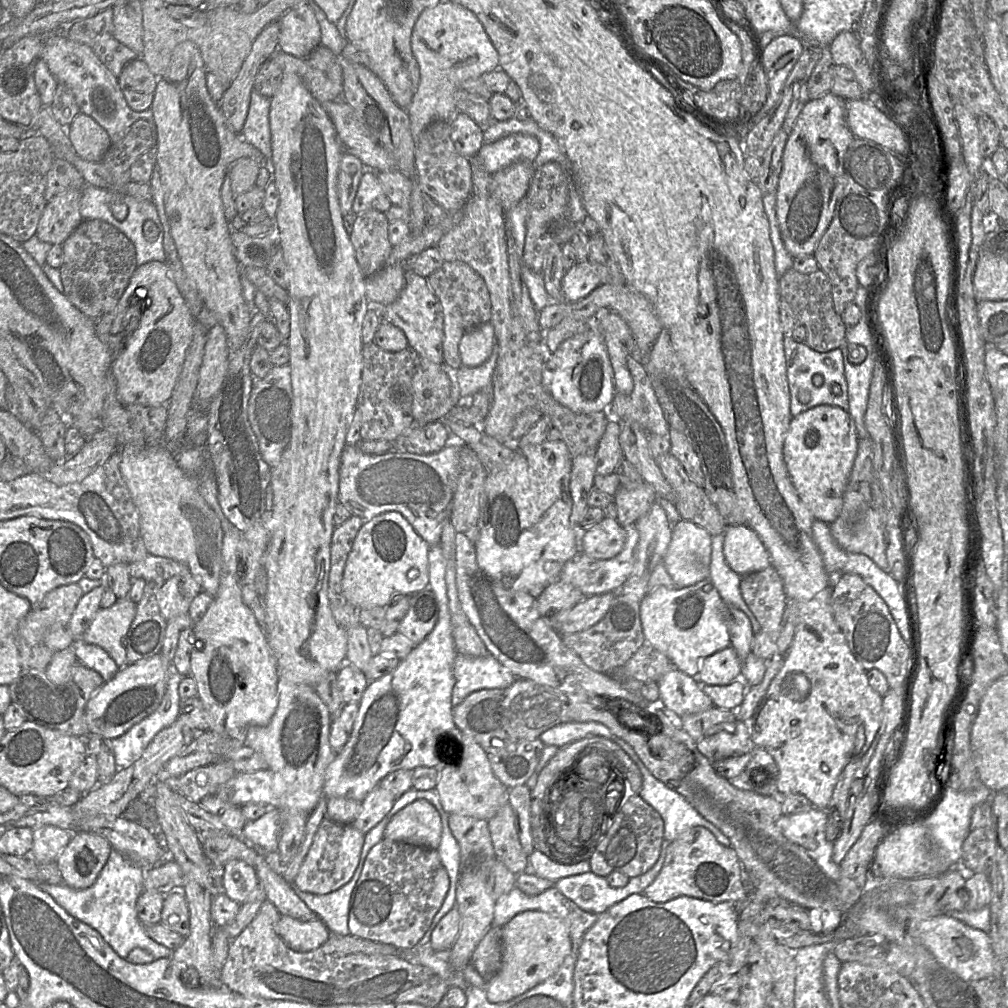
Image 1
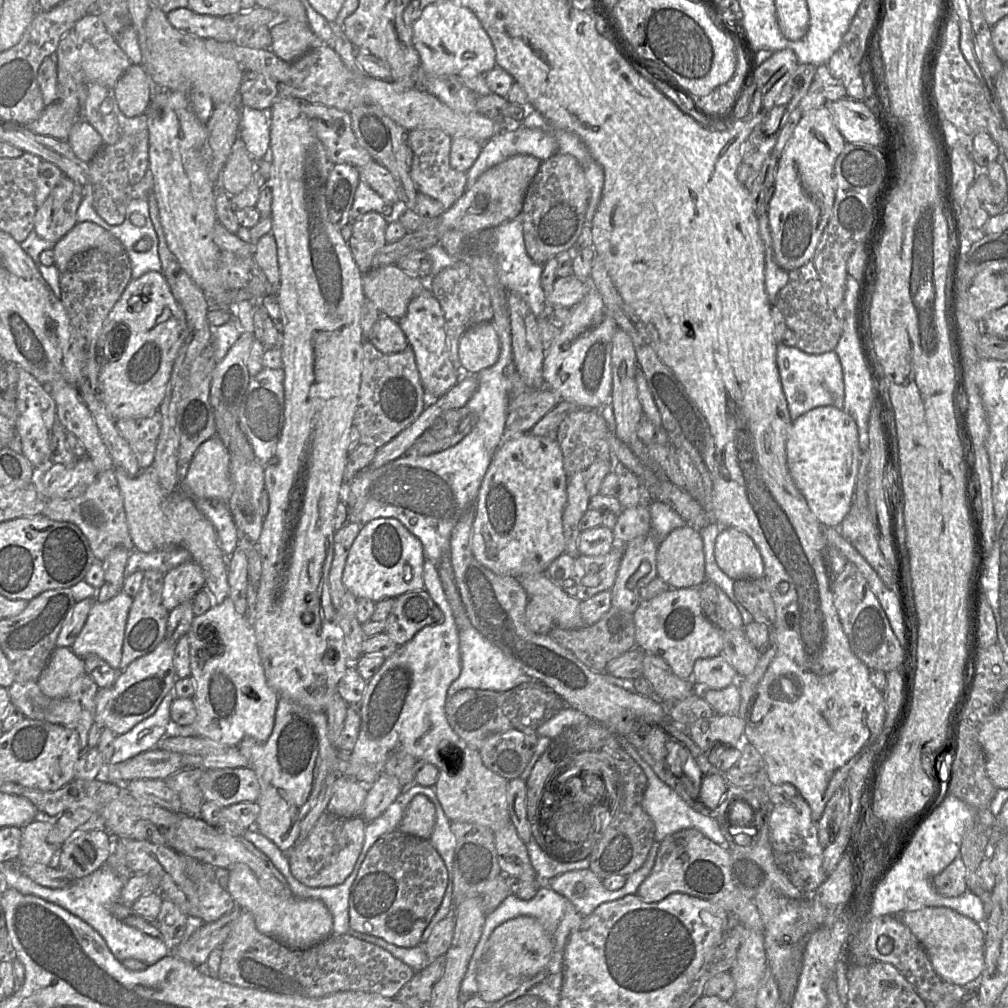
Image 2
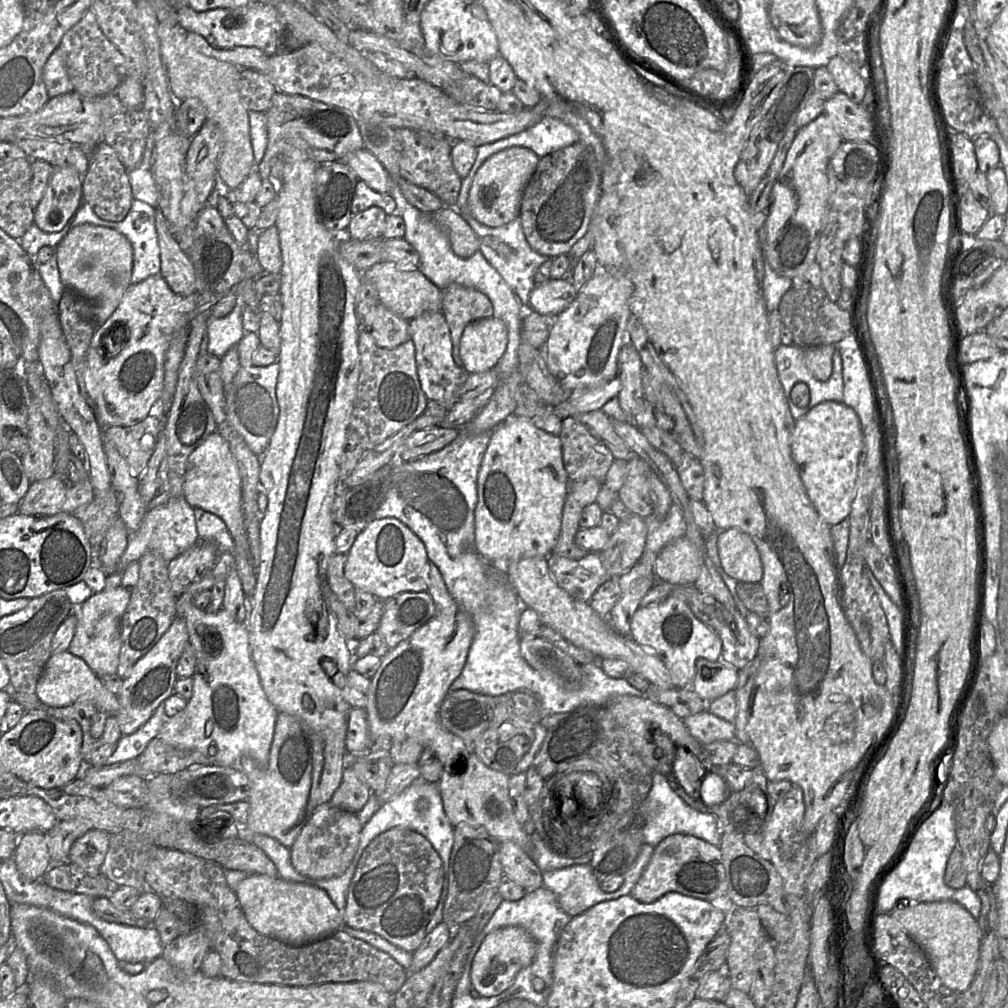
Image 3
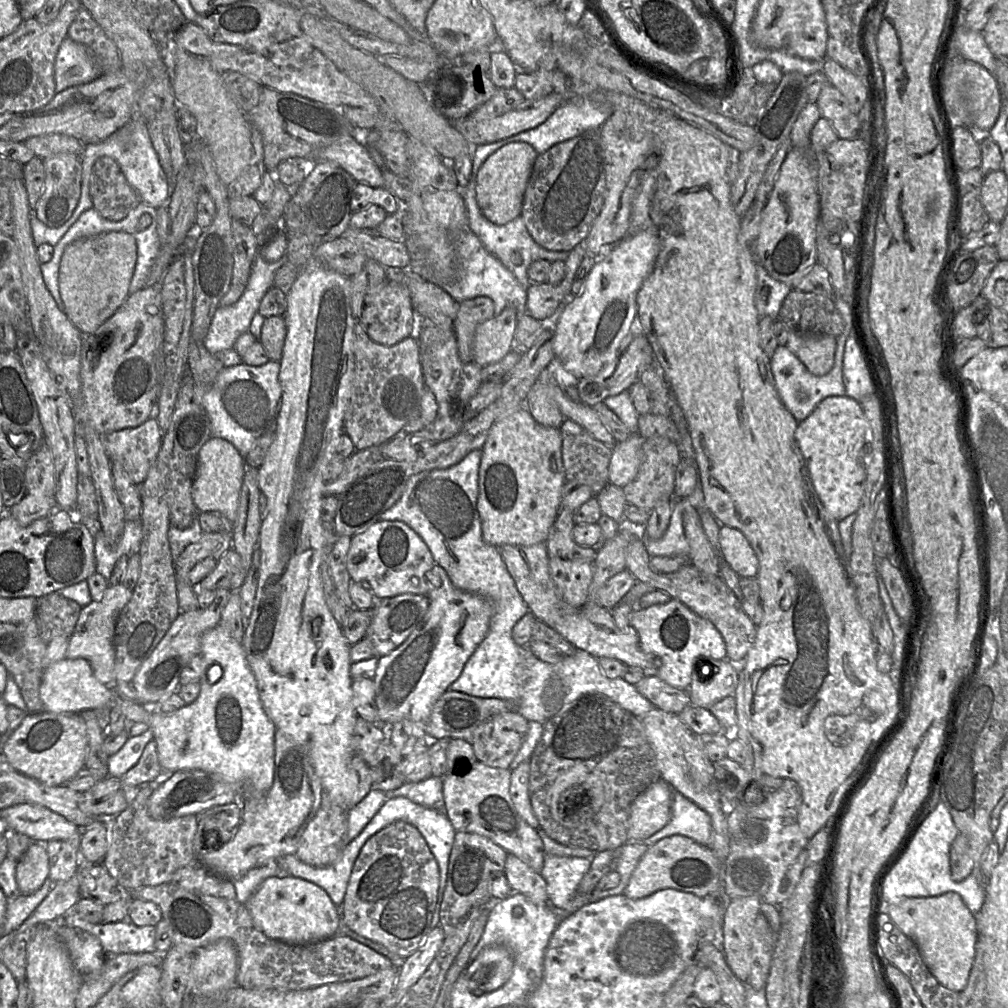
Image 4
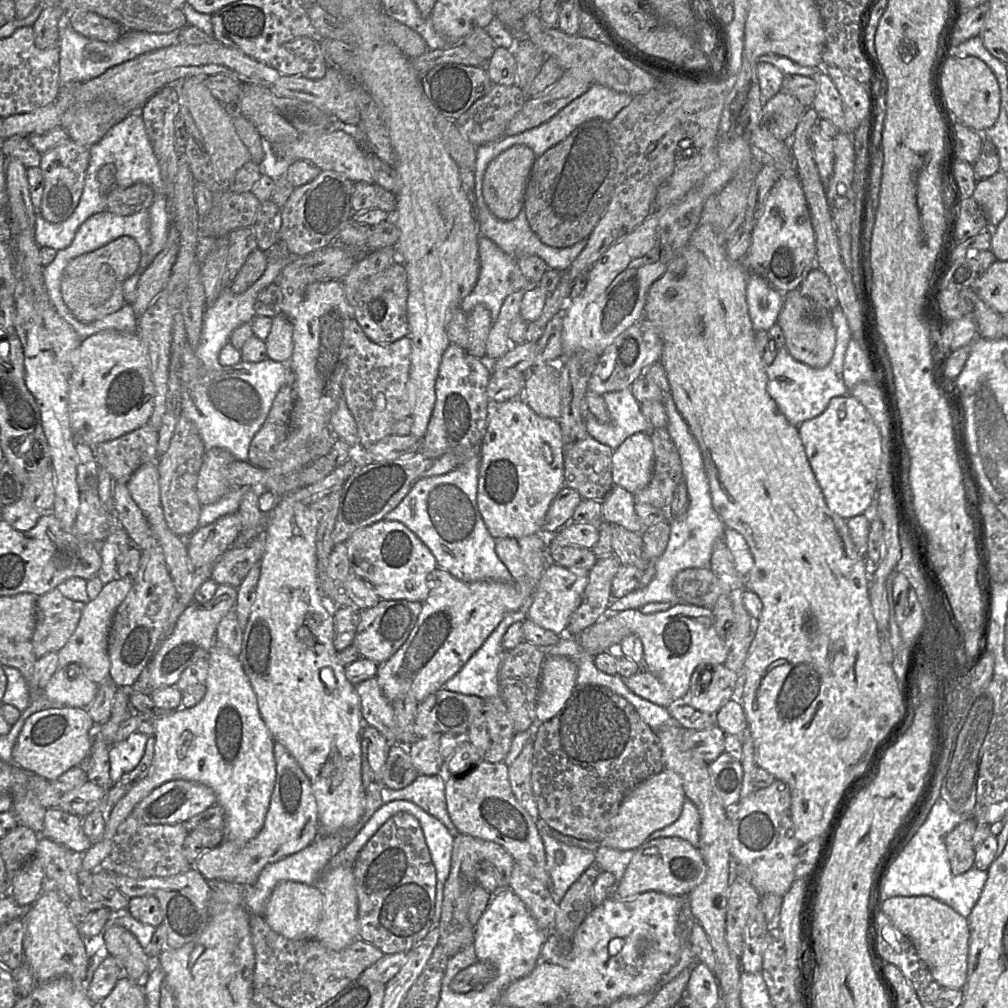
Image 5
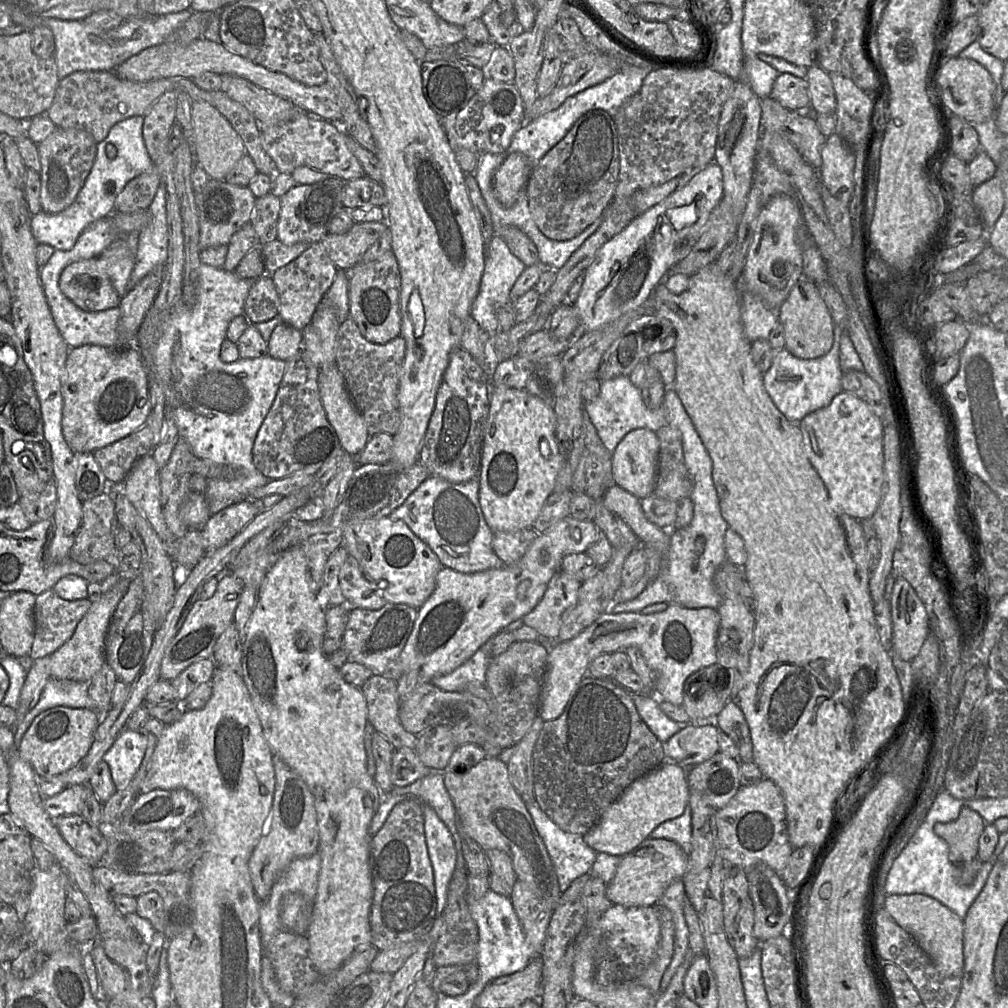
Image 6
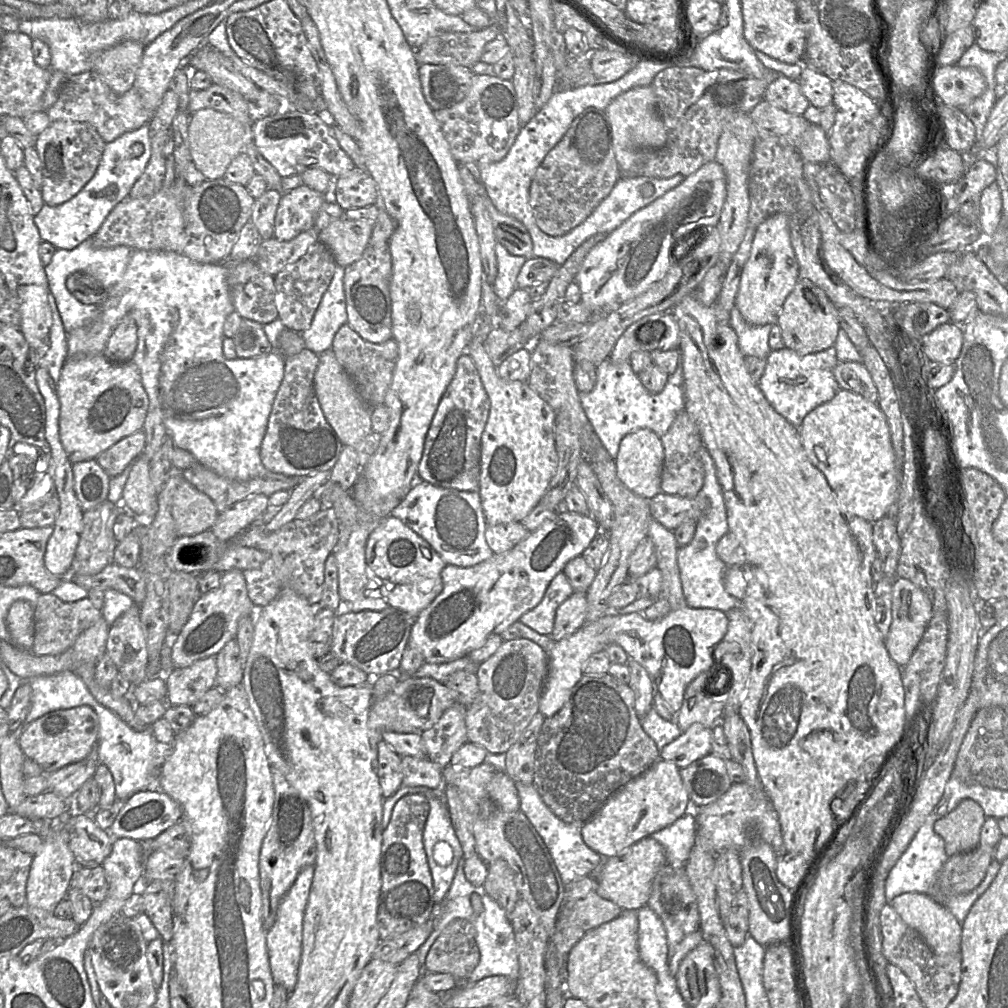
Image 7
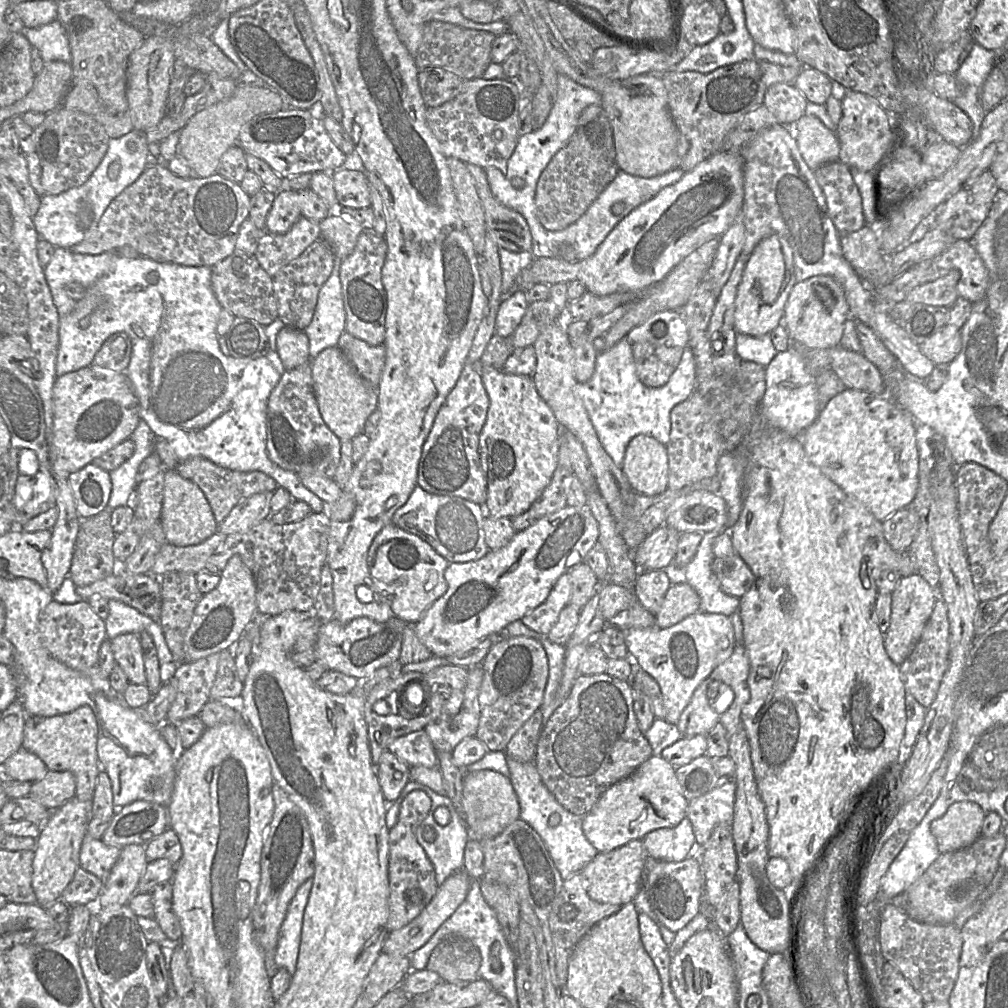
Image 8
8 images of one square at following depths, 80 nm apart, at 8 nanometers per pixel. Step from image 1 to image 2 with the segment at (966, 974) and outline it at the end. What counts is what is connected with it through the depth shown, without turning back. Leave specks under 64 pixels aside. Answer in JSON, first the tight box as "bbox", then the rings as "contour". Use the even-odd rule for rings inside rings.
{"bbox":[894,907,985,987],"contour":[[[925,907],[920,910],[906,911],[901,913],[900,915],[894,915],[894,916],[899,916],[902,923],[905,926],[907,926],[909,930],[912,932],[912,934],[917,938],[917,940],[924,948],[928,958],[930,959],[933,969],[943,981],[951,983],[956,986],[976,986],[977,987],[977,982],[979,981],[985,968],[985,932],[984,932],[984,926],[982,924],[978,924],[972,919],[947,907]]]}

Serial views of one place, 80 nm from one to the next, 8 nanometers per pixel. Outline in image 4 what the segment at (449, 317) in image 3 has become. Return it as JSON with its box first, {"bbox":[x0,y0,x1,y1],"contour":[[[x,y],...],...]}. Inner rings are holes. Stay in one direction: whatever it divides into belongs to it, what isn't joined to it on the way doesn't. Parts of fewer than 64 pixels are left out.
{"bbox":[453,296,494,362],"contour":[[[478,296],[458,303],[453,321],[453,332],[462,362],[473,361],[472,343],[476,327],[494,316],[493,302],[489,297]]]}

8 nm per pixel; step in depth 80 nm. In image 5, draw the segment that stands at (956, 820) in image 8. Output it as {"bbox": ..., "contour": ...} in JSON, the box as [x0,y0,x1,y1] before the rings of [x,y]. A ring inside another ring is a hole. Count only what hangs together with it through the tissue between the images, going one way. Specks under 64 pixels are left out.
{"bbox":[945,819,976,875],"contour":[[[966,819],[945,836],[948,859],[954,875],[963,874],[974,867],[976,851],[973,835],[975,830],[976,821]]]}

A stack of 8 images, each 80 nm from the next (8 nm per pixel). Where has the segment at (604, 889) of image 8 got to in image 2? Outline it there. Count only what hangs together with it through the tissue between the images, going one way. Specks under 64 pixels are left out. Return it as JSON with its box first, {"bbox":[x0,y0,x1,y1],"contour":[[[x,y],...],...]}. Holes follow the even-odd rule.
{"bbox":[636,829,764,933],"contour":[[[696,829],[679,830],[661,842],[655,864],[636,894],[647,903],[659,902],[675,892],[709,900],[722,905],[730,917],[737,918],[746,929],[764,933],[755,902],[740,894],[732,883],[730,862],[730,852],[726,847],[716,844]]]}

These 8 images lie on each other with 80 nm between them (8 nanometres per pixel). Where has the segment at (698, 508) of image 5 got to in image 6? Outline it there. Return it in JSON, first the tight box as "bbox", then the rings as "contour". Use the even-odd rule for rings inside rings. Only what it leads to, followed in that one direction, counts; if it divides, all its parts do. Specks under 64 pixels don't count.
{"bbox":[607,388,728,614],"contour":[[[674,388],[666,389],[663,406],[667,412],[668,426],[677,428],[682,435],[684,460],[693,483],[690,496],[693,518],[690,524],[682,529],[668,529],[670,544],[661,560],[656,578],[649,582],[635,599],[626,602],[614,601],[607,610],[612,614],[640,612],[646,606],[660,602],[679,604],[686,608],[709,607],[716,610],[721,604],[721,596],[713,579],[716,571],[727,561],[724,536],[728,524],[721,515],[719,498],[712,479],[712,460]],[[698,537],[705,538],[704,550],[700,555],[694,551],[694,543]]]}

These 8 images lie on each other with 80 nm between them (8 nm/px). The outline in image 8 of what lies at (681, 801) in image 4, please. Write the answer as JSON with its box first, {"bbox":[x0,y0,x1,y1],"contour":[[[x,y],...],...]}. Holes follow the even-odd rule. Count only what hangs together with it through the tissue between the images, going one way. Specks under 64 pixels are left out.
{"bbox":[642,817,696,862],"contour":[[[685,817],[673,828],[660,828],[642,839],[648,857],[664,862],[680,862],[696,849],[690,820]]]}

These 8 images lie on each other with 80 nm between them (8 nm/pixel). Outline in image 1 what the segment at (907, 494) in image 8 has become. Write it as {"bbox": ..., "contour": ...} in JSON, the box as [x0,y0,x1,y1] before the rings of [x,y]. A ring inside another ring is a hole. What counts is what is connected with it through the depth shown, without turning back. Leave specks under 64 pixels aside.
{"bbox":[783,405,858,524],"contour":[[[818,405],[792,418],[783,457],[798,496],[815,520],[831,524],[838,517],[857,454],[858,439],[854,419],[838,406]]]}

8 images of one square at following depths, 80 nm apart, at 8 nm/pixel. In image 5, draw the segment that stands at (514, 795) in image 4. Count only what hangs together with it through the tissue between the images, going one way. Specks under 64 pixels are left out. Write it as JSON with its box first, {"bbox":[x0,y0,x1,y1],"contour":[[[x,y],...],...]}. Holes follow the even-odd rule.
{"bbox":[508,739,540,823],"contour":[[[534,739],[526,742],[519,756],[508,767],[510,786],[519,804],[536,823],[540,820],[531,785],[531,760]]]}

